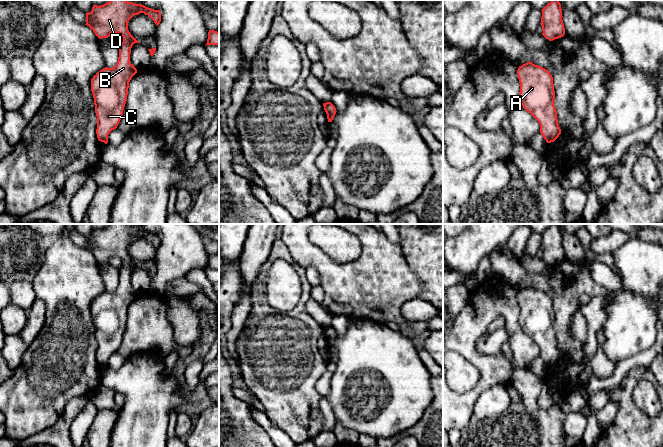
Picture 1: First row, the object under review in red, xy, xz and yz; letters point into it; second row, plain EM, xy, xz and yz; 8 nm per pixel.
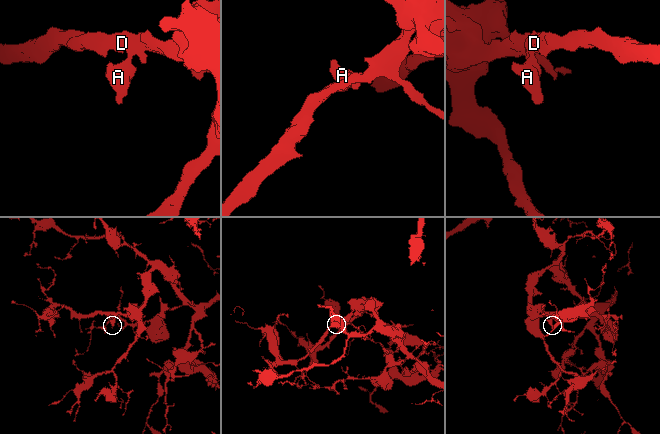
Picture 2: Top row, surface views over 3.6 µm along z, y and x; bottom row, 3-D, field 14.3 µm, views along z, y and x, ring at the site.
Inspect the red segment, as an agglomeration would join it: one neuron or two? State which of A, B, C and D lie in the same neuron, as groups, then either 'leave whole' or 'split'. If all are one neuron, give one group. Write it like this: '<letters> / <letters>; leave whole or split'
A B C D; leave whole

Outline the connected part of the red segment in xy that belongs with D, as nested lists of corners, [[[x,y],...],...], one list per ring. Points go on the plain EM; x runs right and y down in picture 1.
[[[110,224],[86,237],[86,248],[99,262],[108,262],[112,257],[123,260],[119,281],[112,292],[103,292],[91,303],[91,315],[97,340],[96,358],[99,365],[108,367],[108,359],[117,352],[127,325],[129,306],[137,297],[130,287],[131,272],[137,265],[128,254],[128,246],[140,237],[148,239],[158,250],[160,234],[154,234],[127,224]]]

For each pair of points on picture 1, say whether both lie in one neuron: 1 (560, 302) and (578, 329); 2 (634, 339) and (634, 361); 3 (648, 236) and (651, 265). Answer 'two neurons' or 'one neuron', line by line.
1: two neurons
2: two neurons
3: two neurons

